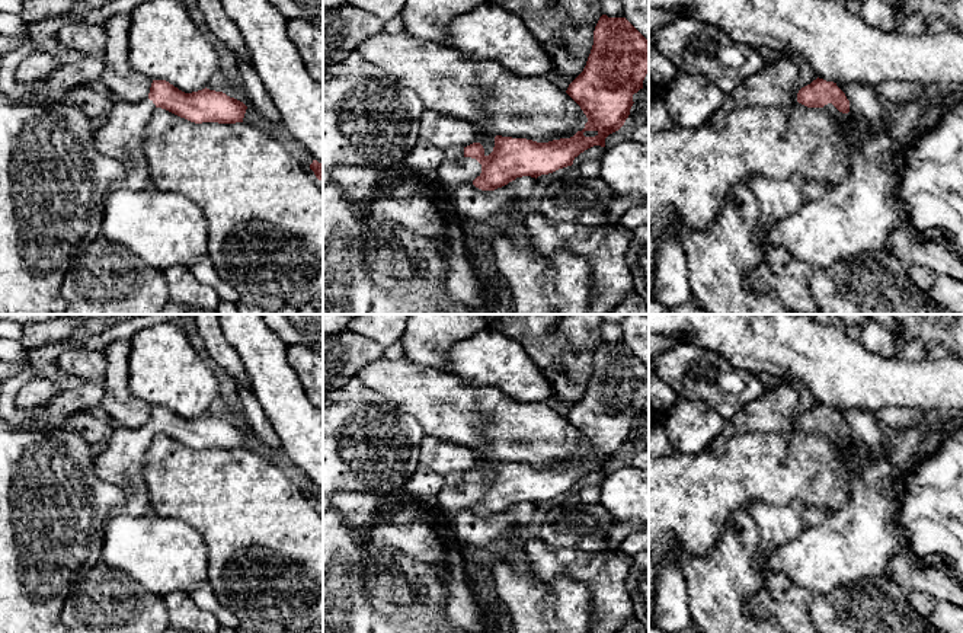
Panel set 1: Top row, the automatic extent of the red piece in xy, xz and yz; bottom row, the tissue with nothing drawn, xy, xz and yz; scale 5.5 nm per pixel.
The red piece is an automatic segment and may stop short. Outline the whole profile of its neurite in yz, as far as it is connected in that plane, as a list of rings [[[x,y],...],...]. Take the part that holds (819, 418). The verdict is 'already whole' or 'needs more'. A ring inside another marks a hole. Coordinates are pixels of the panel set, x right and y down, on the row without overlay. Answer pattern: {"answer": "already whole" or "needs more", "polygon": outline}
{"answer": "needs more", "polygon": [[[818,403],[799,416],[797,428],[807,434],[823,434],[836,445],[841,457],[850,455],[850,426],[836,409]]]}

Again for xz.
{"answer": "needs more", "polygon": [[[602,341],[594,357],[594,371],[588,383],[583,397],[569,410],[566,419],[580,432],[588,444],[585,454],[578,457],[570,464],[553,466],[548,469],[537,469],[527,464],[495,463],[493,477],[486,482],[480,469],[473,469],[464,473],[464,483],[461,486],[444,485],[435,495],[438,502],[438,515],[448,522],[461,509],[473,509],[482,517],[495,517],[515,506],[516,503],[553,499],[559,495],[573,490],[573,486],[585,476],[601,471],[605,473],[605,464],[618,457],[630,441],[633,432],[633,421],[643,415],[643,406],[649,399],[649,367],[626,345],[608,343]]]}

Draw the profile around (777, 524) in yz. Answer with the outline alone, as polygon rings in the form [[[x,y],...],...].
[[[755,502],[748,505],[748,511],[759,528],[758,546],[765,552],[772,552],[778,546],[796,540],[804,530],[800,502],[784,506]]]

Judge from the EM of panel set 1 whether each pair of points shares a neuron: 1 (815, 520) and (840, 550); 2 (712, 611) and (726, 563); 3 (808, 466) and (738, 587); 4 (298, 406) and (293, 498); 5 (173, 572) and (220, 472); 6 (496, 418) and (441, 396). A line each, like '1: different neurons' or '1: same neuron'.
1: different neurons
2: same neuron
3: different neurons
4: different neurons
5: different neurons
6: same neuron

